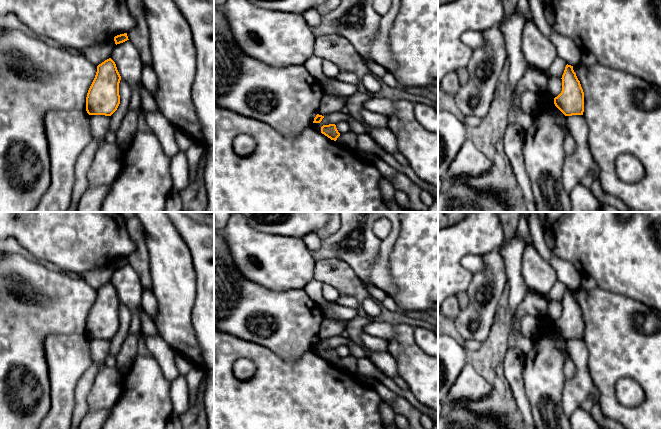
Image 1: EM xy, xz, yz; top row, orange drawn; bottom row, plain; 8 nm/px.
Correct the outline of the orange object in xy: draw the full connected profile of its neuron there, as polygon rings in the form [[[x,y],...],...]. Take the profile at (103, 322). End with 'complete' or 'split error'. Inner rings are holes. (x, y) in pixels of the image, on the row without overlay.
[[[111,282],[97,290],[86,321],[86,335],[89,339],[111,340],[117,334],[120,328],[120,304],[121,300]]]; complete

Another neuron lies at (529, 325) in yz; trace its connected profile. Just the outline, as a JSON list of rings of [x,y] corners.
[[[525,314],[520,320],[521,333],[524,336],[533,339],[539,333],[539,324],[539,319],[535,318],[530,314]]]

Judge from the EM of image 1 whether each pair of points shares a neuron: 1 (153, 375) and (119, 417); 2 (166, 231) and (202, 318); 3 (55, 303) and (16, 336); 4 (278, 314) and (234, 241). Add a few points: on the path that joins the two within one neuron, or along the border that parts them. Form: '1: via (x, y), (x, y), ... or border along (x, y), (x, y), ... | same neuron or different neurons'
1: via (145, 387), (145, 398), (131, 412) | same neuron
2: border along (195, 276), (195, 302), (191, 323) | different neurons
3: via (45, 307), (26, 326) | same neuron
4: border along (241, 272), (249, 280), (273, 290), (284, 291) | different neurons

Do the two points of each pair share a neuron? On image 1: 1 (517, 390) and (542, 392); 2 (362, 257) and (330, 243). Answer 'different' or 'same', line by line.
1: different
2: same

